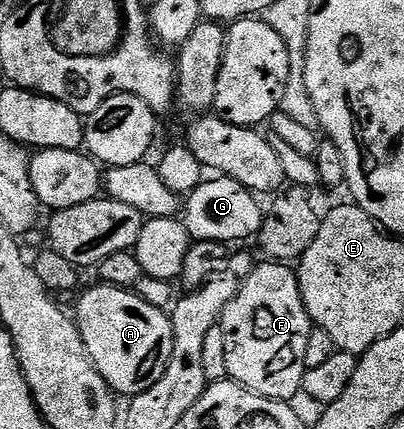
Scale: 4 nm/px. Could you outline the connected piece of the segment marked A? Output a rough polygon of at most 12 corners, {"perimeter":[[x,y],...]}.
{"perimeter":[[81,291],[74,311],[113,393],[150,390],[170,362],[172,321],[135,291]]}

